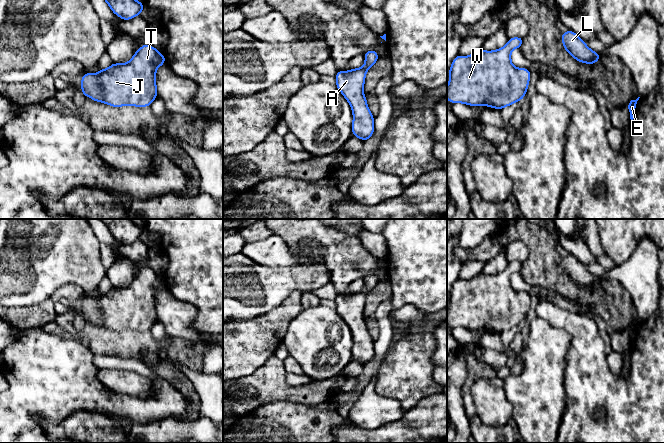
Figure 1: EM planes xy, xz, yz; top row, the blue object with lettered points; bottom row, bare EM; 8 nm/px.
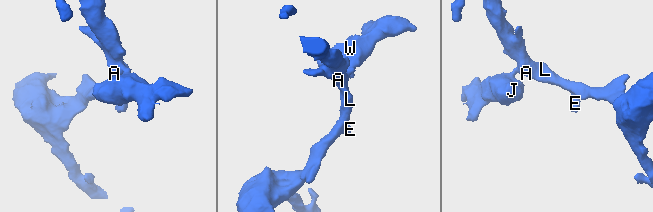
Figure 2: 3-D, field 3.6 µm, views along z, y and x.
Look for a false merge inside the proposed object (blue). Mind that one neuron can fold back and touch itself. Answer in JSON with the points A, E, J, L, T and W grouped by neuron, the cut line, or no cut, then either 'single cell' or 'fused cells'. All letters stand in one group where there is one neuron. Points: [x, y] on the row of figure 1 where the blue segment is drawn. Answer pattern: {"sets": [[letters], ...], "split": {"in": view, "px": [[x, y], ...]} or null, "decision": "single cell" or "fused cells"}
{"sets": [["A", "E", "J", "L", "T", "W"]], "split": null, "decision": "single cell"}

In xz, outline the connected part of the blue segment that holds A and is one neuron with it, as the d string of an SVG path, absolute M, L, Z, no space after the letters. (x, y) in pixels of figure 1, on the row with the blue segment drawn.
M369 50L364 53L365 65L349 71L338 71L335 75L336 87L348 101L353 113L352 134L368 140L374 133L374 116L371 114L364 95L366 72L379 59L378 53Z

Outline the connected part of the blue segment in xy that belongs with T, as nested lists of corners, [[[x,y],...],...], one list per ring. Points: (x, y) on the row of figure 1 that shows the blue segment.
[[[149,44],[138,48],[129,62],[114,63],[97,74],[82,75],[83,96],[112,107],[151,106],[158,96],[156,70],[165,64],[165,55]]]

